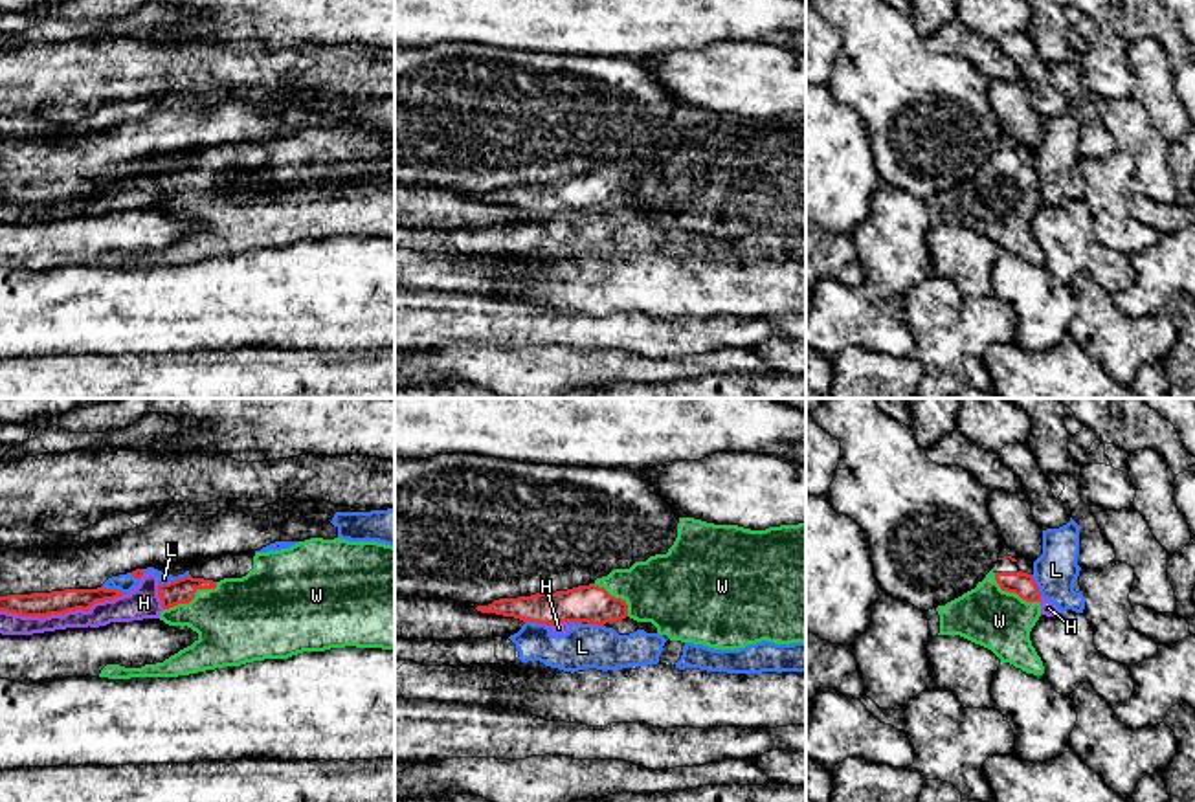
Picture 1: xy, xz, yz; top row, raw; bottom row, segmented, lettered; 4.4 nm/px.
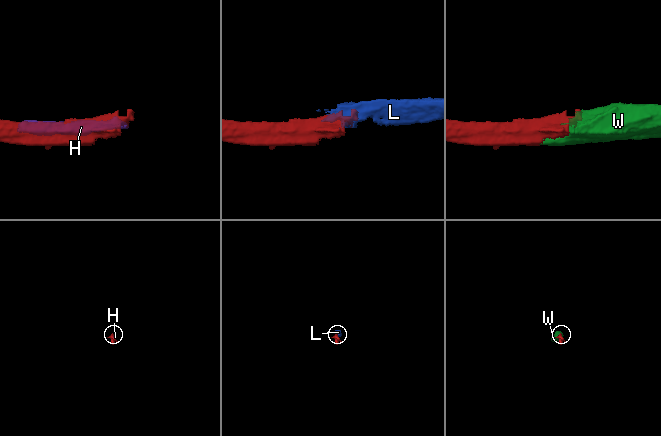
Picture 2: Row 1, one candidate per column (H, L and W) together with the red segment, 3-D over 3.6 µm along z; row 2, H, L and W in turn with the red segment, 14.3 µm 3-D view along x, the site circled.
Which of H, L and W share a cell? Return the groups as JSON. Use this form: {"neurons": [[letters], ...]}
{"neurons": [["H", "L"], ["W"]]}

